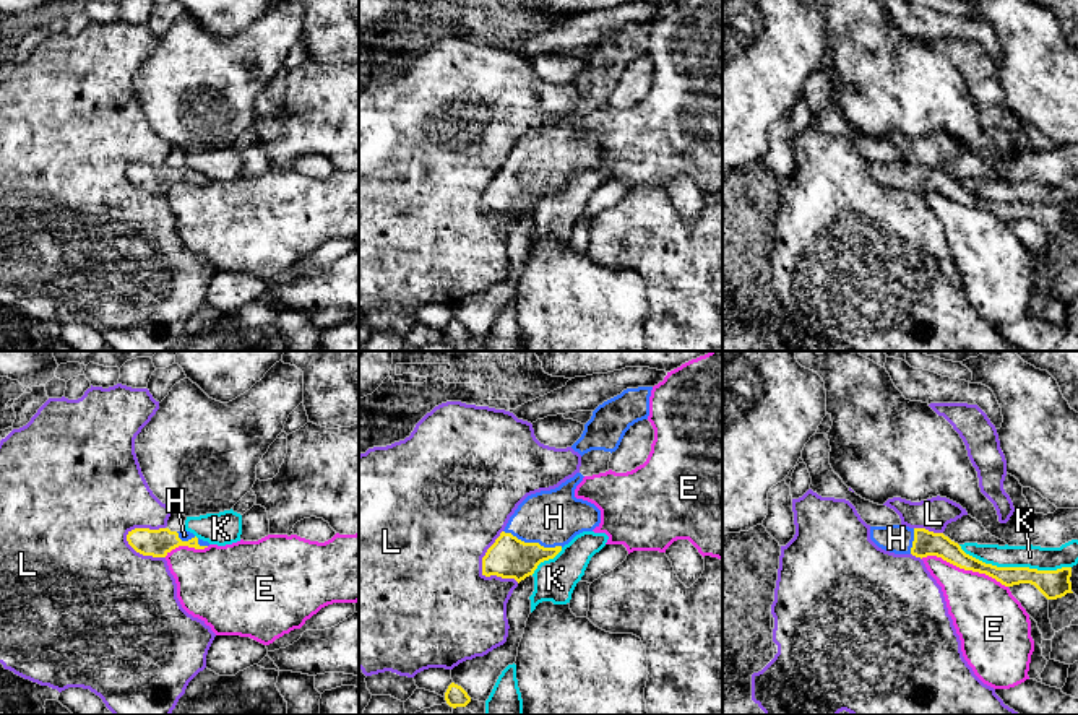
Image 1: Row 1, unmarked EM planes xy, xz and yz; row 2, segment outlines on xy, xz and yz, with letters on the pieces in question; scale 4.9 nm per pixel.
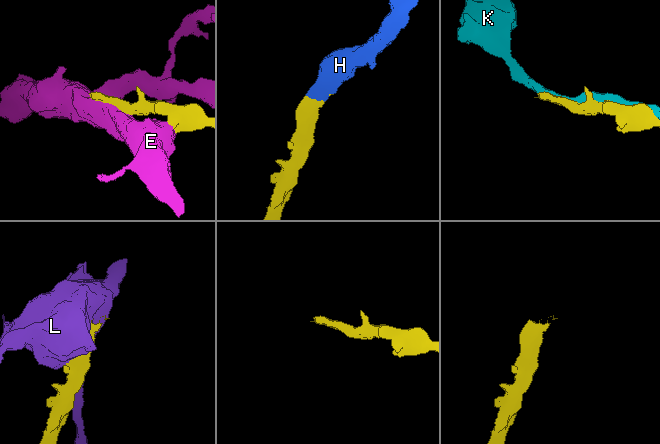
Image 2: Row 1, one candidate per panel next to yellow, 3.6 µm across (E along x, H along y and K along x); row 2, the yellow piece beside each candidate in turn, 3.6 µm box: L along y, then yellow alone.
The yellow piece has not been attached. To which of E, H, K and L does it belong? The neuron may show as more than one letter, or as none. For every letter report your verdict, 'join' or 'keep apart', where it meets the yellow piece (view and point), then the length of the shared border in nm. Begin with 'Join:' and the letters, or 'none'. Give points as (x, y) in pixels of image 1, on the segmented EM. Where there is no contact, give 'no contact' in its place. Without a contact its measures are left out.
Join: H
E: keep apart; meets yellow in yz at (965, 569); contact 460 nm long
H: join; meets yellow in xz at (533, 543); contact 300 nm long
K: keep apart; meets yellow in yz at (1015, 567); contact 550 nm long
L: keep apart; meets yellow in xy at (142, 553); contact 240 nm long

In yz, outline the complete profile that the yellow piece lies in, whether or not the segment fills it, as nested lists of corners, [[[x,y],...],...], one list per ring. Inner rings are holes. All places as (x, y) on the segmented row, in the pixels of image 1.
[[[906,525],[870,526],[870,540],[882,549],[895,554],[912,554],[916,557],[937,556],[943,561],[979,574],[985,574],[1005,587],[1020,583],[1034,585],[1047,600],[1057,600],[1072,592],[1072,567],[1057,570],[1037,570],[1029,567],[997,567],[985,564],[951,541],[943,533]]]

